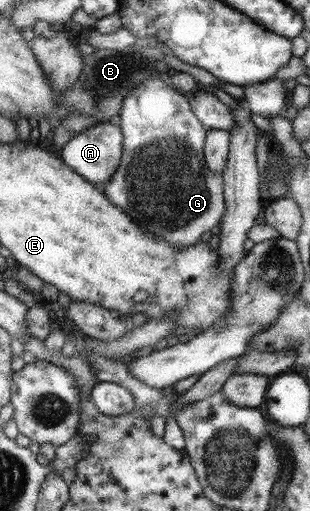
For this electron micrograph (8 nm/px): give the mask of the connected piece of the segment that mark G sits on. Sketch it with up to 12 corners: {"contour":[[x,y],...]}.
{"contour":[[165,78],[132,85],[100,187],[175,249],[224,215],[205,129]]}

